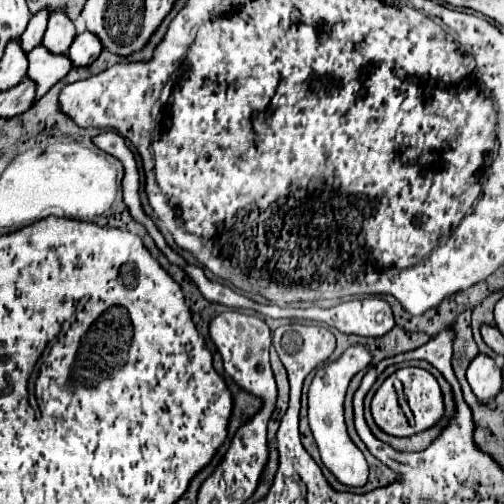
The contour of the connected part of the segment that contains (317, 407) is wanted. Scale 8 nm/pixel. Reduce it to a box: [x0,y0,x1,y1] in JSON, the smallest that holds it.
[308,346,372,486]

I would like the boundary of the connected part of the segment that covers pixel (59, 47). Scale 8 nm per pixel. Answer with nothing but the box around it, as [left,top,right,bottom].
[44,8,76,52]

